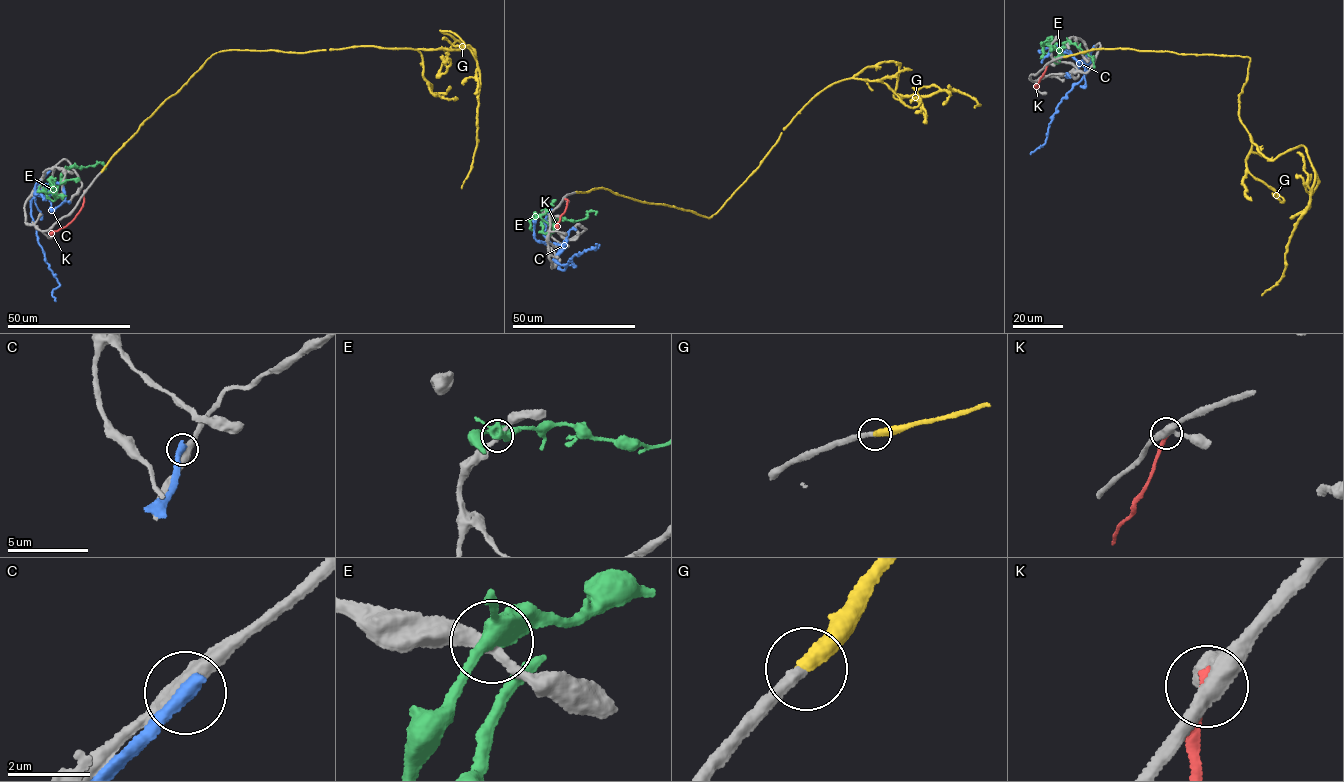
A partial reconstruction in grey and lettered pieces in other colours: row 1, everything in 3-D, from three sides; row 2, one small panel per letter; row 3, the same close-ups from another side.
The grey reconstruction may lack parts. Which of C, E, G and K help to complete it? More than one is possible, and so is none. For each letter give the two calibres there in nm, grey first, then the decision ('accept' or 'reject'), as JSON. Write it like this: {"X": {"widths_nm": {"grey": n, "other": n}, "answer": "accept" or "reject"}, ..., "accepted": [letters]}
{"C": {"widths_nm": {"grey": 480, "other": 440}, "answer": "reject"}, "E": {"widths_nm": {"grey": 280, "other": 380}, "answer": "reject"}, "G": {"widths_nm": {"grey": 240, "other": 400}, "answer": "accept"}, "K": {"widths_nm": {"grey": 360, "other": 260}, "answer": "reject"}, "accepted": ["G"]}

